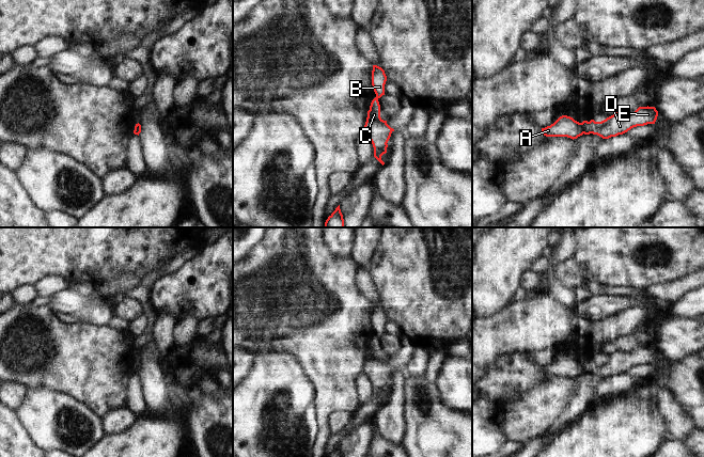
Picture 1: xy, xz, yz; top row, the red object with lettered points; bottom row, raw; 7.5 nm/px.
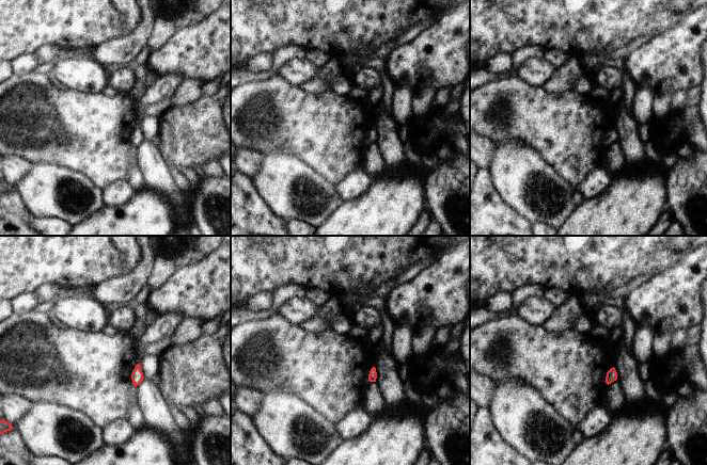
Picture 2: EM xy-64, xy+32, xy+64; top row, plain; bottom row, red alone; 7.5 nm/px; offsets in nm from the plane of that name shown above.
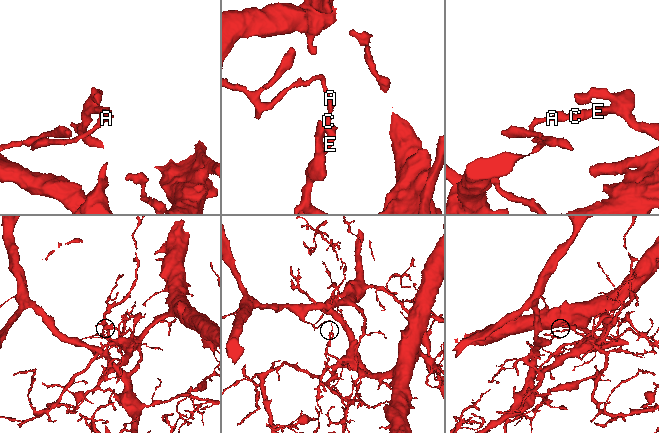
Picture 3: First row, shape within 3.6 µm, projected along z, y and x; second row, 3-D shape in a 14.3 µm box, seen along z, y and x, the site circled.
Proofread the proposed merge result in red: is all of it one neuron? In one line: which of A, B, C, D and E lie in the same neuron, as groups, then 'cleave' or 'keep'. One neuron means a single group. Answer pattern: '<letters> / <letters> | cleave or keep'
A B / C D E | cleave

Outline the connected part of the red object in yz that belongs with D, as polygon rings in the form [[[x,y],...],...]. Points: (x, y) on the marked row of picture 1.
[[[639,107],[632,113],[616,112],[601,122],[583,121],[581,123],[584,135],[597,135],[603,139],[609,139],[623,135],[637,126],[655,124],[658,111],[655,107]]]

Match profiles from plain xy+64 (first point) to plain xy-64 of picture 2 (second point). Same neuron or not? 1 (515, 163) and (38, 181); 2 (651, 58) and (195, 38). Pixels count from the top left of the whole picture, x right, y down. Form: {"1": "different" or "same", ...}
{"1": "same", "2": "same"}

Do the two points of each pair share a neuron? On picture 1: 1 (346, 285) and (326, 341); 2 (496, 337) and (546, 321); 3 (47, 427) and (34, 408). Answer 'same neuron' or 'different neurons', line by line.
1: same neuron
2: same neuron
3: same neuron

